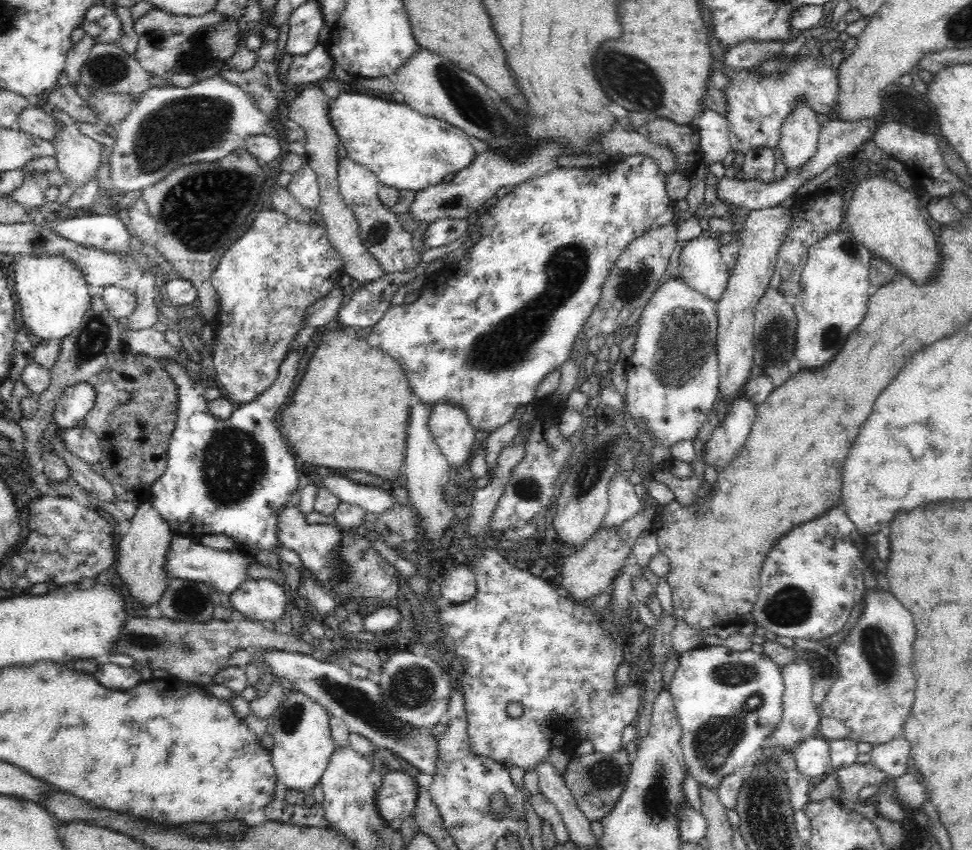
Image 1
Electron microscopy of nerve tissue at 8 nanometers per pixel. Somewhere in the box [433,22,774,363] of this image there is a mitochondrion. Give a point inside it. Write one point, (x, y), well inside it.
(622, 74)

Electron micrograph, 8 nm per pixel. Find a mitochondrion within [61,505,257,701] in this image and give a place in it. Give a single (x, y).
(141, 640)

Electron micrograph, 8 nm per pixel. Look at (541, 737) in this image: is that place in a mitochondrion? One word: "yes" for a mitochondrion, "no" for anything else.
no

